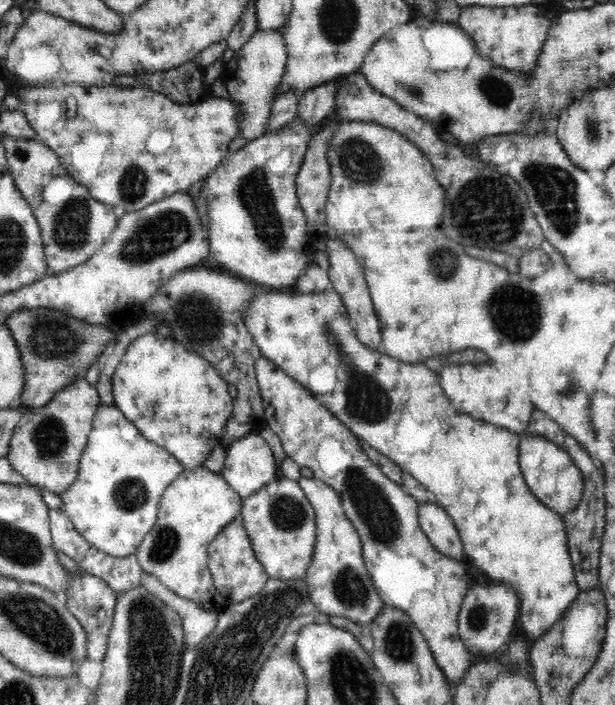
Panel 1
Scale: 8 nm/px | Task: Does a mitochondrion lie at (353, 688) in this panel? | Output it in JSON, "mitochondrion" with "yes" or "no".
{"mitochondrion":"yes"}

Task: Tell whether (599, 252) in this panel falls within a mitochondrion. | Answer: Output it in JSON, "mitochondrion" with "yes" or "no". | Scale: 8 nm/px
{"mitochondrion":"no"}

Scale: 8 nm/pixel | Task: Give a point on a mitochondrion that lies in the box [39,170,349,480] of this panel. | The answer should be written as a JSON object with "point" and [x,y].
{"point":[156,237]}

